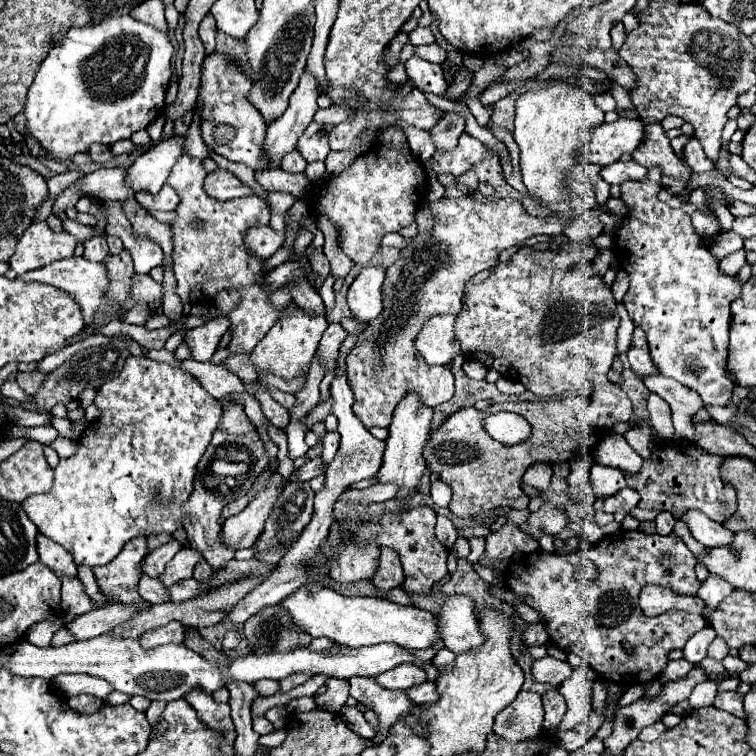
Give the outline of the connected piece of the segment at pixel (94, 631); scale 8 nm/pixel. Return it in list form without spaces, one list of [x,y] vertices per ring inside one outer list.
[[[108,602],[102,608],[94,608],[94,610],[82,614],[82,616],[78,616],[66,628],[74,634],[76,640],[88,640],[88,638],[110,632],[112,628],[124,624],[126,620],[130,620],[138,612],[140,612],[140,608],[136,608],[136,606]]]

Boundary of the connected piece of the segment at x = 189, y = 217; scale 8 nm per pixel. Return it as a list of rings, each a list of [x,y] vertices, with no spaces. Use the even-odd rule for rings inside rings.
[[[182,156],[176,168],[172,168],[168,176],[168,184],[176,188],[180,196],[180,204],[176,208],[178,216],[170,224],[174,242],[172,262],[174,262],[174,276],[178,280],[176,294],[182,298],[182,302],[194,304],[200,298],[216,296],[224,288],[236,288],[242,300],[240,306],[228,314],[232,322],[230,330],[234,332],[228,348],[232,350],[232,354],[252,352],[252,348],[266,336],[266,332],[274,326],[274,322],[282,314],[270,304],[268,294],[264,290],[264,274],[262,274],[264,260],[256,260],[242,242],[248,228],[266,226],[270,222],[270,210],[266,202],[260,200],[258,196],[218,202],[202,190],[204,178],[206,170],[202,166],[202,160],[192,156]],[[194,218],[200,220],[198,228],[194,226]]]

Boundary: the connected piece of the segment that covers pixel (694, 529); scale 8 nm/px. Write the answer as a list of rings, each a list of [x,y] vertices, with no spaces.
[[[686,510],[686,512],[682,512],[680,520],[688,526],[692,538],[696,542],[700,542],[702,546],[716,548],[716,546],[726,546],[726,544],[732,542],[734,532],[726,530],[722,524],[712,522],[700,510]]]

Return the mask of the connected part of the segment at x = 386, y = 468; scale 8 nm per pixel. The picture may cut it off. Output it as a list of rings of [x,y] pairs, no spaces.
[[[408,392],[400,404],[394,410],[392,416],[392,424],[388,428],[388,438],[386,438],[386,452],[384,452],[384,464],[378,472],[378,478],[382,484],[386,482],[394,482],[400,486],[398,492],[398,500],[410,496],[412,492],[418,490],[420,484],[420,476],[426,470],[426,460],[422,456],[422,448],[426,446],[428,438],[430,438],[430,422],[434,416],[434,408],[426,406],[420,402],[420,398],[416,398],[416,392]]]

